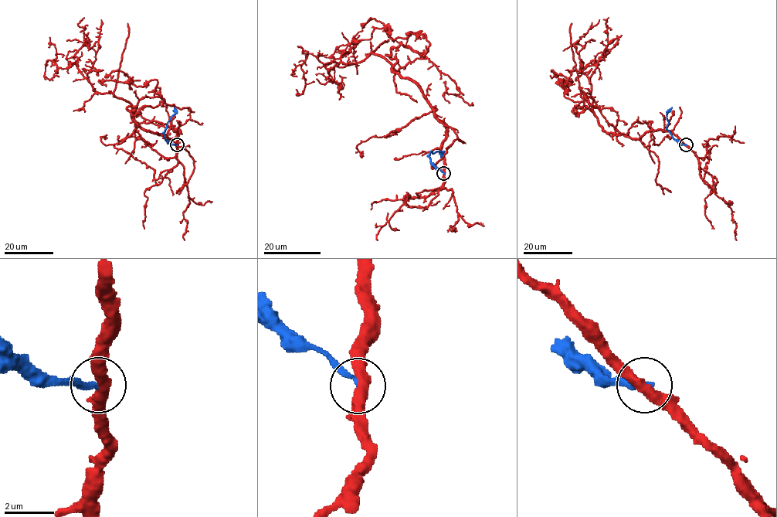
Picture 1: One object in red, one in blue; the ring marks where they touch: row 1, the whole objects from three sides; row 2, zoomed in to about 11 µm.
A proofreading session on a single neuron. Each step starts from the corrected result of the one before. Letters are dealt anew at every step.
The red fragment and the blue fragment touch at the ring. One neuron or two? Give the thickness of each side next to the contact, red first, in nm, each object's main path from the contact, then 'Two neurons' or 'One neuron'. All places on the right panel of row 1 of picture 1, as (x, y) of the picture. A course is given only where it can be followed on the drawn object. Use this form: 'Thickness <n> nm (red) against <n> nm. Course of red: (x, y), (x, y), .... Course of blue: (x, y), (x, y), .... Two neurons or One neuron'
Thickness 440 nm (red) against 240 nm. Course of red: (685, 144), (608, 133), (561, 86). Course of blue: (685, 144), (675, 139), (666, 127), (666, 113), (672, 107). Two neurons

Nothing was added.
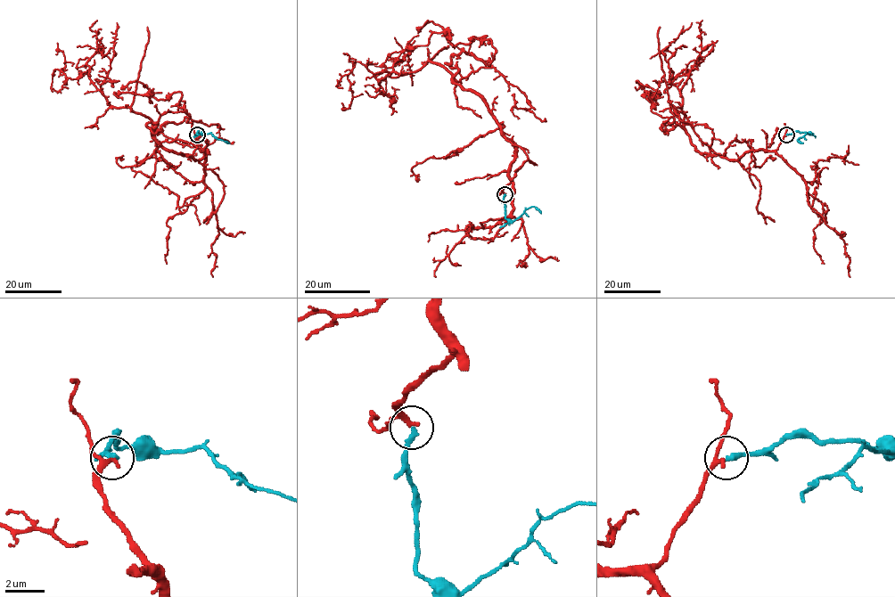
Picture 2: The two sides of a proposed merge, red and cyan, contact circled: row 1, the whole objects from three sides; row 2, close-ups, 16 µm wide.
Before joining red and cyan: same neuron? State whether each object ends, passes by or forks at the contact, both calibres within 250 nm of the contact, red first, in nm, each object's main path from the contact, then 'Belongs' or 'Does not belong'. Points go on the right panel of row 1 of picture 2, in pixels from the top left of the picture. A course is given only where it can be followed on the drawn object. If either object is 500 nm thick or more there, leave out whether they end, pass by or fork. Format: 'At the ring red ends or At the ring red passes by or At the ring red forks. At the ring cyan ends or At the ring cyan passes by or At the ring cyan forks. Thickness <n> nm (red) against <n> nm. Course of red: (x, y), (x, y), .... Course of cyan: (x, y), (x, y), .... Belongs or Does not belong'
At the ring red passes by. At the ring cyan ends. Thickness 220 nm (red) against 260 nm. Course of red: (786, 134), (702, 153), (648, 100). Course of cyan: (786, 134), (795, 132), (809, 134), (798, 139), (803, 143). Belongs

